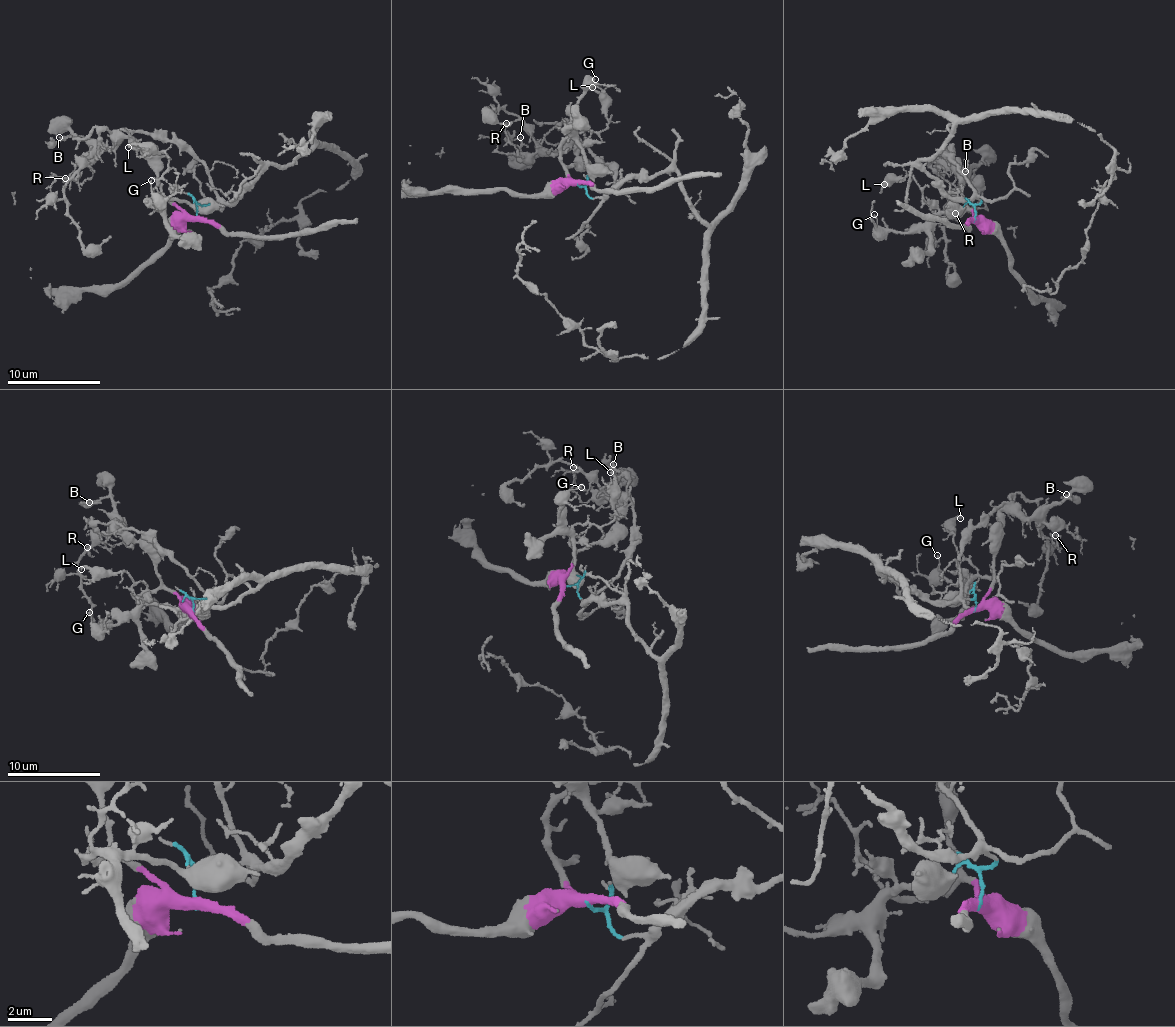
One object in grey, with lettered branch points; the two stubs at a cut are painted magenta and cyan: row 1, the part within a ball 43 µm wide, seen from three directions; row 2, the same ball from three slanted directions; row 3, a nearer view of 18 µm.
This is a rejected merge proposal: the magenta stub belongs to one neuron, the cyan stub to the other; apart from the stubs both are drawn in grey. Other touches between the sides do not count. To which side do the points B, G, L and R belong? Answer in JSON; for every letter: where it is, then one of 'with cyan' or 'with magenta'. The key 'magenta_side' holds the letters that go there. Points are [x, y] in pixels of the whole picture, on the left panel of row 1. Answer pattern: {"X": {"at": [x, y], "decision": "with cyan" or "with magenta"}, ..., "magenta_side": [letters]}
{"B": {"at": [59, 137], "decision": "with magenta"}, "G": {"at": [151, 180], "decision": "with magenta"}, "L": {"at": [128, 147], "decision": "with magenta"}, "R": {"at": [65, 178], "decision": "with magenta"}, "magenta_side": ["B", "G", "L", "R"]}

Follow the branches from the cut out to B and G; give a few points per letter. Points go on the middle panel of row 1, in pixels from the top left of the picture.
B: (577, 184), (565, 170), (582, 163), (579, 142), (529, 158), (519, 149), (519, 138)
G: (577, 184), (561, 161), (561, 149), (573, 131), (573, 117), (585, 82), (595, 78)

